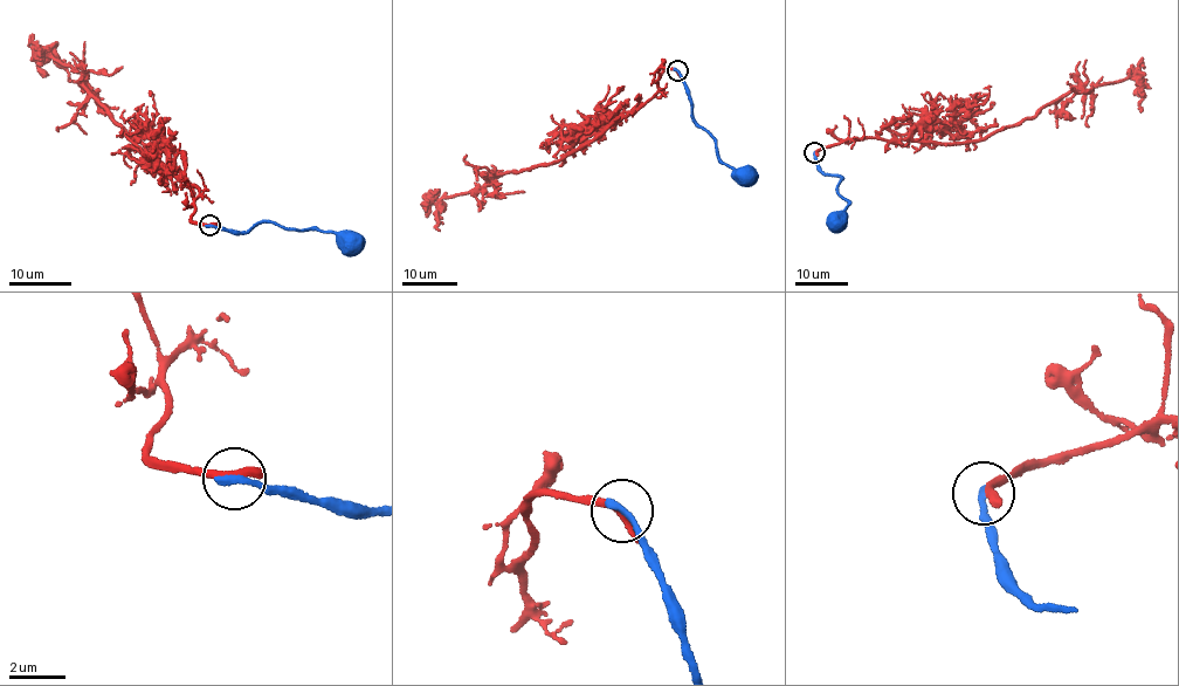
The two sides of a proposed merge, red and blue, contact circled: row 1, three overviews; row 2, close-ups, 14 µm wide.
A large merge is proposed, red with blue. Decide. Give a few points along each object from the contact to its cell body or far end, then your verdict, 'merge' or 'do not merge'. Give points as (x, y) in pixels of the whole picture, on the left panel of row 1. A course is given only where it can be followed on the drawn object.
red via (211, 225), (191, 220), (200, 196), (193, 184), (125, 136), (88, 96), (81, 75), (50, 57), (76, 82) | blue via (211, 225), (246, 232), (269, 221), (301, 231), (309, 227), (338, 234), (349, 245) | do not merge

